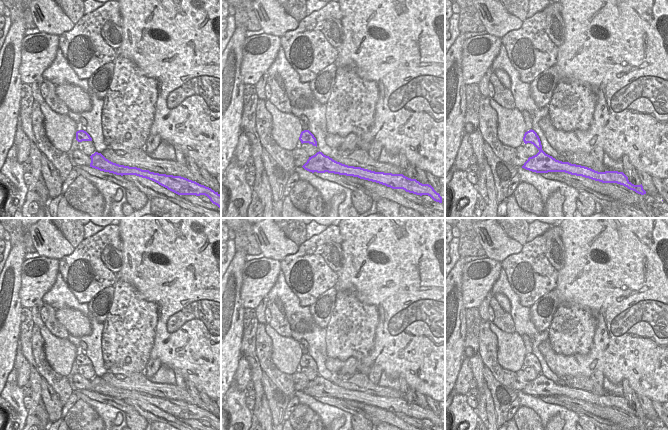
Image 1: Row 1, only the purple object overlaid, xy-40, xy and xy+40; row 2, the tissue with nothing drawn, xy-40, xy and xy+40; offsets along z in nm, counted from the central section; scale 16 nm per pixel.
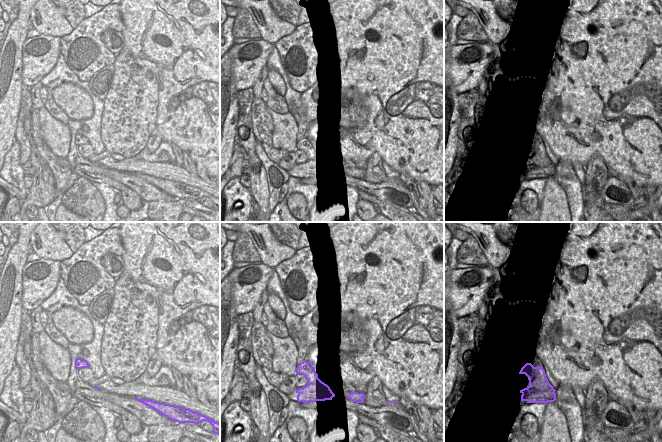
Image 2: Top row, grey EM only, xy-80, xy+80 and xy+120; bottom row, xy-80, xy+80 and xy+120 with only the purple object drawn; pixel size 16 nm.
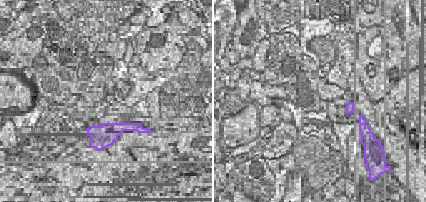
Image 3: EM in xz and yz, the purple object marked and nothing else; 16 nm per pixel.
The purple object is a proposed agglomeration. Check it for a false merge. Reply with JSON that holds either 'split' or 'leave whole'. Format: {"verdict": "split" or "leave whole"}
{"verdict": "split"}

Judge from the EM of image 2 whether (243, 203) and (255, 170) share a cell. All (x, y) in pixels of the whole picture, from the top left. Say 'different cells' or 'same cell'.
different cells

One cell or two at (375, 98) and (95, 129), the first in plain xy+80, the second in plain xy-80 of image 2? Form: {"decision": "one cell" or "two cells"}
{"decision": "two cells"}

